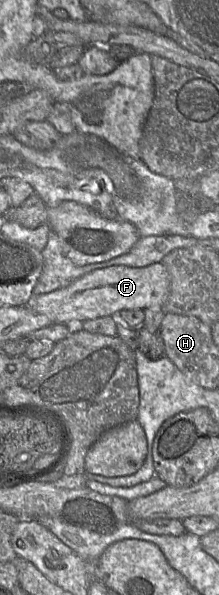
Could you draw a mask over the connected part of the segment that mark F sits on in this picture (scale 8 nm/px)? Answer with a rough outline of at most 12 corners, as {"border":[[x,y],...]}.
{"border":[[162,263],[93,270],[26,306],[66,324],[163,308]]}

